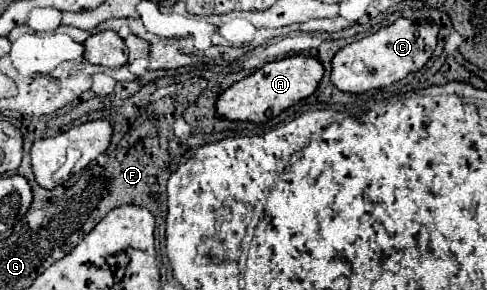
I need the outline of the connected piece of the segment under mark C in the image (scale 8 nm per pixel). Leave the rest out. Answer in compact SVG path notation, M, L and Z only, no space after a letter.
M398 18L394 24L380 28L378 32L344 46L332 58L332 84L350 94L390 86L402 80L406 74L420 70L434 54L438 42L438 24L430 20L408 20Z

